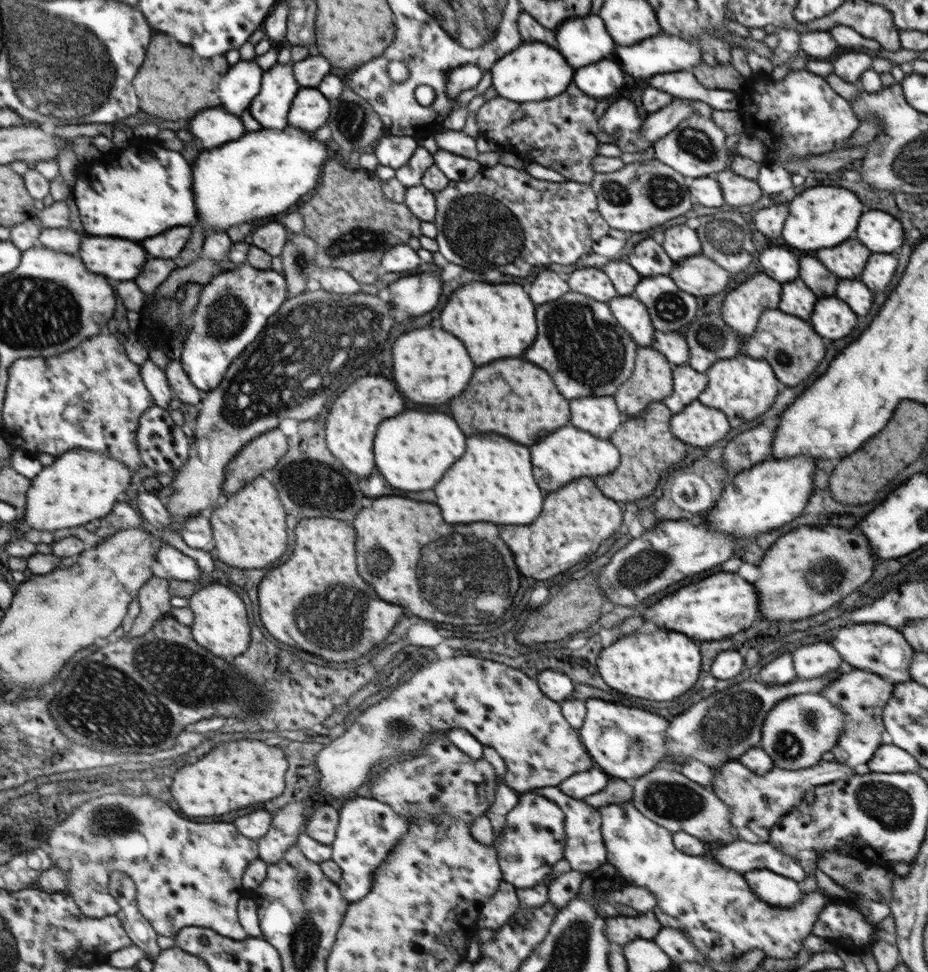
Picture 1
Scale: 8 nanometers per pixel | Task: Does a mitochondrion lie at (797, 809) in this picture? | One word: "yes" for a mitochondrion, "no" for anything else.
no

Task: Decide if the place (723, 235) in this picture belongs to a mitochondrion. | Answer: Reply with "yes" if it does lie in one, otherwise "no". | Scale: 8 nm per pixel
yes

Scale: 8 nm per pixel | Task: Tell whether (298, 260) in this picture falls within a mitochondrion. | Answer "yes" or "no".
yes

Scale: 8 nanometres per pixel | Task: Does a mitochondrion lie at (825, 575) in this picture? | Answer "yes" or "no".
yes

